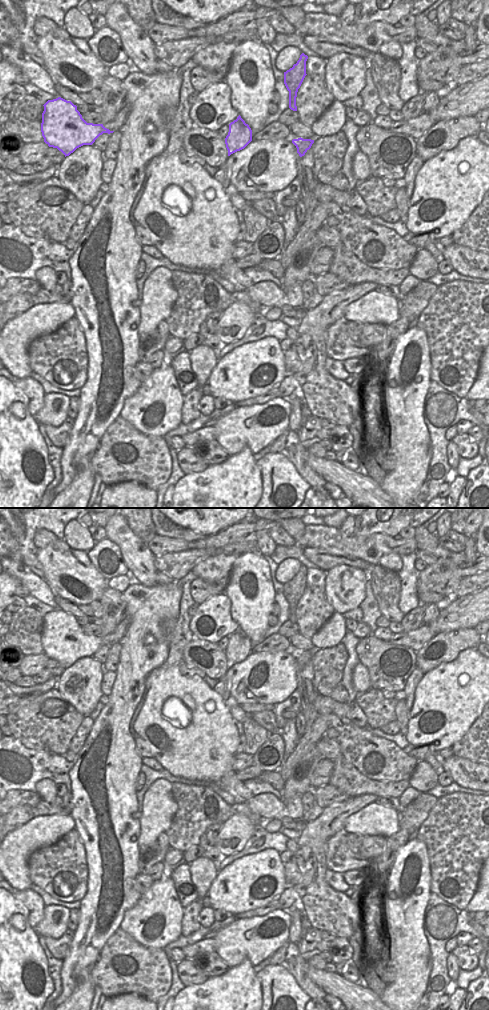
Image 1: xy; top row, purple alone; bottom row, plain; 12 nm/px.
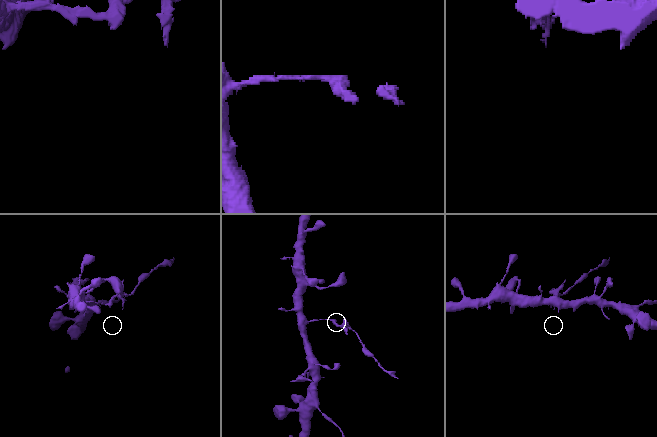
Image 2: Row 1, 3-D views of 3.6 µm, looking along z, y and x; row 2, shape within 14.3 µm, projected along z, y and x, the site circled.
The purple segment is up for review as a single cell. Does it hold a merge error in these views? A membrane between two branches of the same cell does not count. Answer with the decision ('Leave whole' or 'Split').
Split

